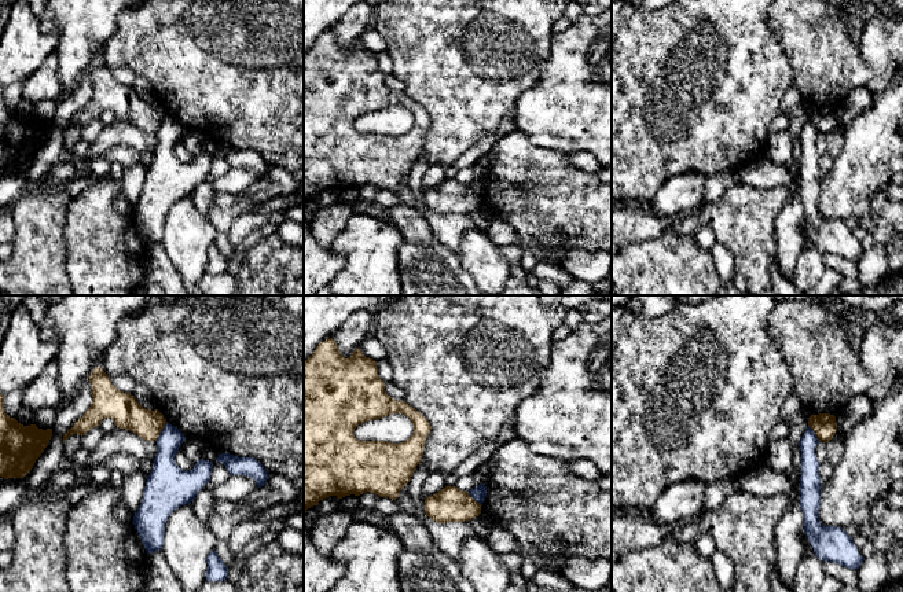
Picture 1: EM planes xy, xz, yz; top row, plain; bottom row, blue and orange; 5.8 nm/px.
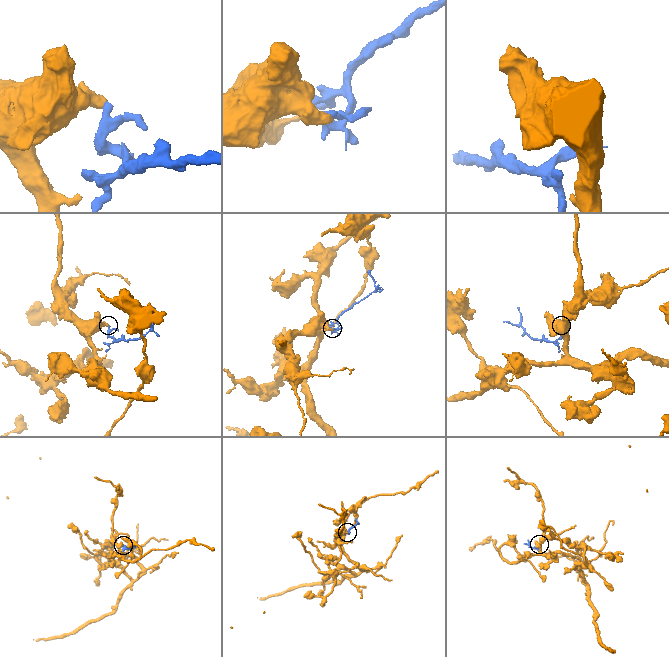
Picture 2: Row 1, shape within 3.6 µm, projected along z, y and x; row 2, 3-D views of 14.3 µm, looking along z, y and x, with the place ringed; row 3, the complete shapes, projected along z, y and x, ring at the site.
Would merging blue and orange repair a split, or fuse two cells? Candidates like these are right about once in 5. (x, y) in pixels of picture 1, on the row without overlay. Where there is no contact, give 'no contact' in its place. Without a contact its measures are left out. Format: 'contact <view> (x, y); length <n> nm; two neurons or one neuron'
contact xy (161, 124); length 130 nm; two neurons

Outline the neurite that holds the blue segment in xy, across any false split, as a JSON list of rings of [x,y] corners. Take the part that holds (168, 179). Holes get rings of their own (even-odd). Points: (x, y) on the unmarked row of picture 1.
[[[170,115],[164,118],[157,132],[154,159],[147,169],[142,196],[133,209],[135,221],[147,246],[162,242],[165,217],[170,206],[191,196],[198,184],[210,174],[213,154],[201,151],[190,163],[176,157],[175,148],[184,132],[184,126]]]

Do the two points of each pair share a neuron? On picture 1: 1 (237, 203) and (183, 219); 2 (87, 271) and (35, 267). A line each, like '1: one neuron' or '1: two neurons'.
1: two neurons
2: two neurons

